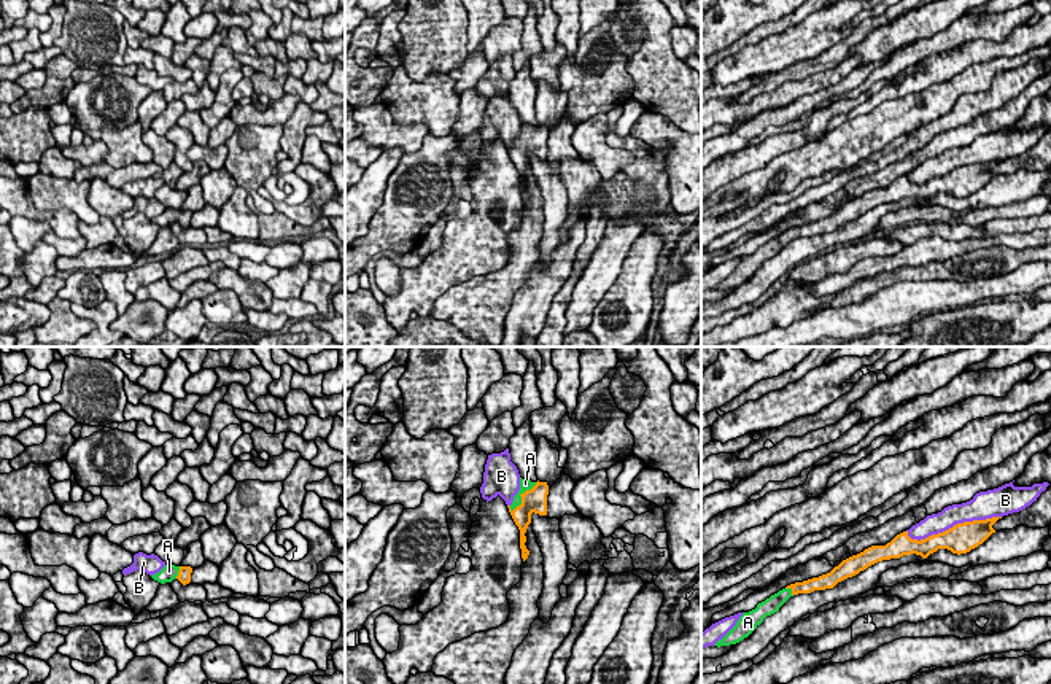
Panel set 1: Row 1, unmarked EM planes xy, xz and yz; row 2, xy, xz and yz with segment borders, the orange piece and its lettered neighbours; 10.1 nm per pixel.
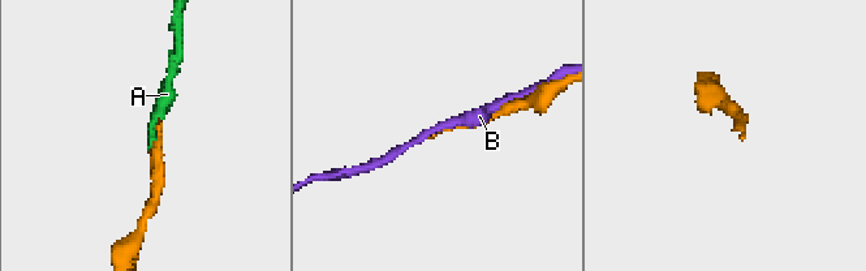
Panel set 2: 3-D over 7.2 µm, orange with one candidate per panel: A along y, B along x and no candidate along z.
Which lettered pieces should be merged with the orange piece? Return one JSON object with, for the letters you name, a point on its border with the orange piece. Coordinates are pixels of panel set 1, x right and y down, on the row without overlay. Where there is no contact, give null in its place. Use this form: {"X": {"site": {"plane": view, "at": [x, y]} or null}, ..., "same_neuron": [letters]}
{"A": {"site": {"plane": "xz", "at": [520, 139]}}, "same_neuron": ["A"]}

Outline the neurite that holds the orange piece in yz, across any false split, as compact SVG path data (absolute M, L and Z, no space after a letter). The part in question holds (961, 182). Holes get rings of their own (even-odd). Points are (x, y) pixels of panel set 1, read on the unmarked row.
M1002 161L957 167L943 177L932 178L921 185L911 183L908 175L903 175L886 189L871 189L863 196L843 204L827 218L790 227L771 239L765 245L758 247L755 253L743 256L736 269L714 290L720 291L743 285L763 266L766 259L778 256L790 240L798 237L811 237L814 234L833 232L838 226L859 218L878 205L900 202L911 197L927 202L938 192L948 192L957 199L967 197L995 177L992 169L999 162Z

